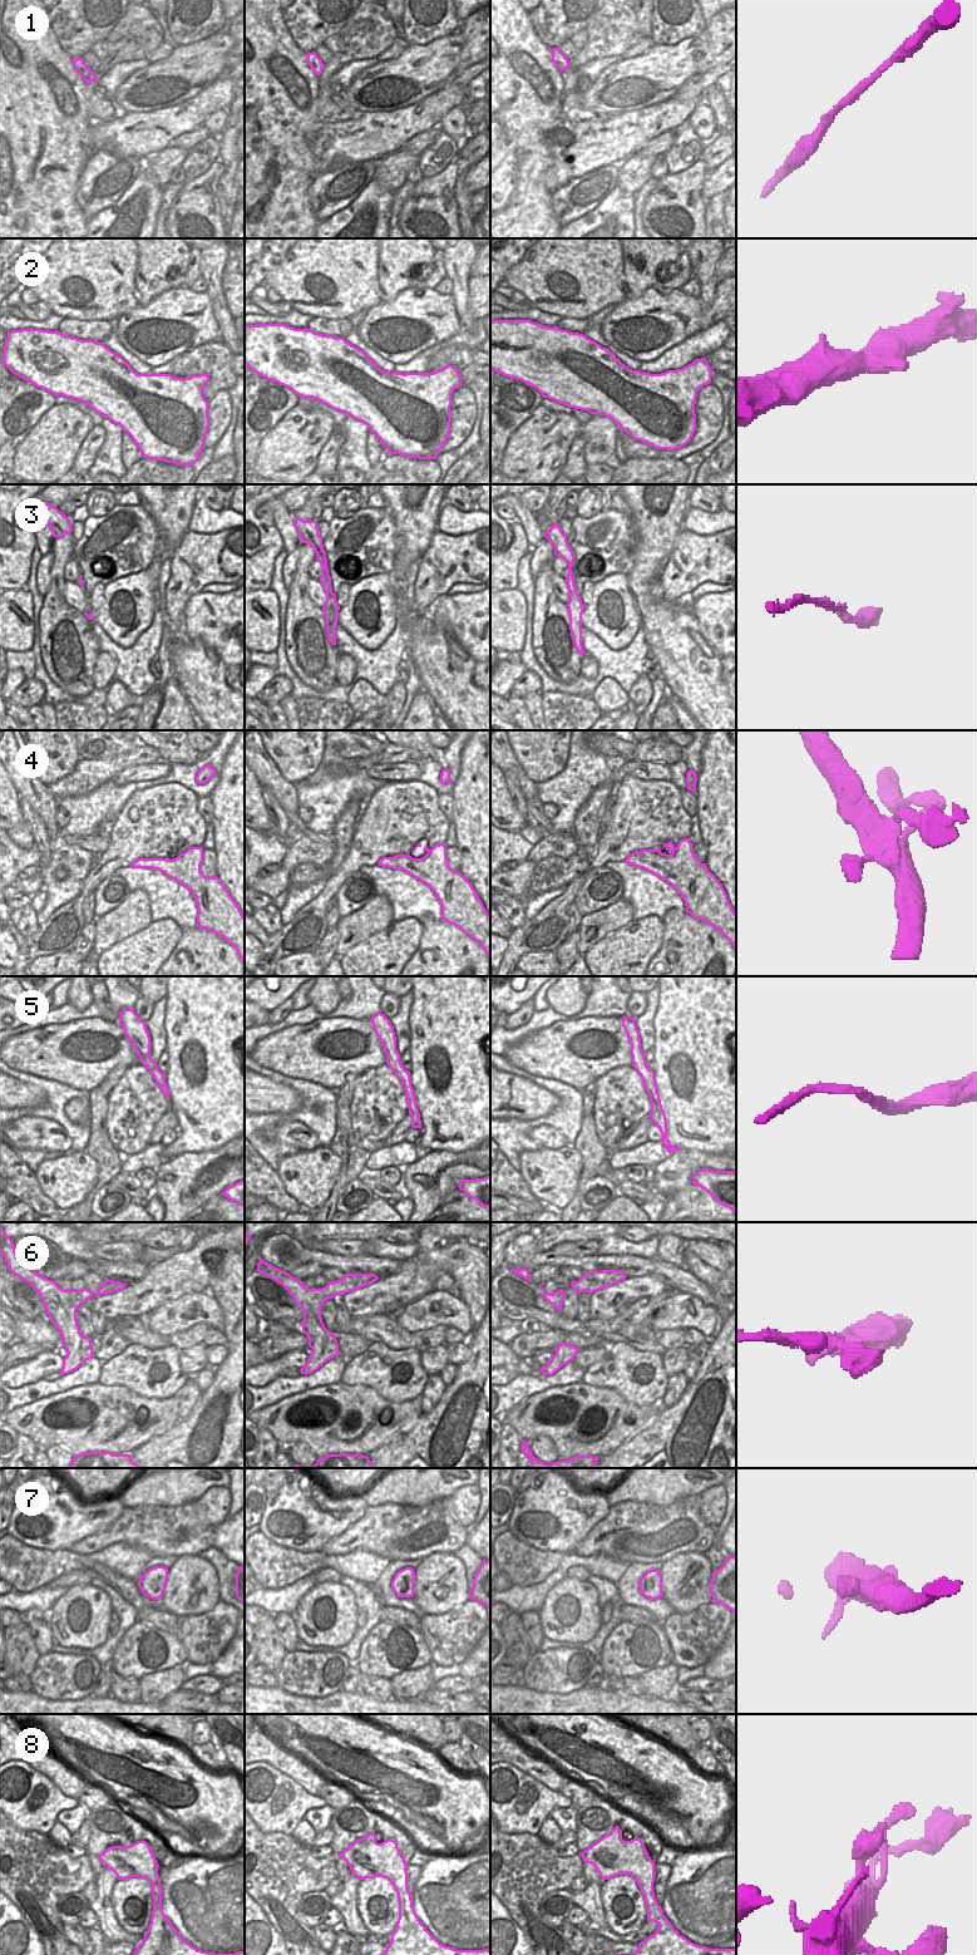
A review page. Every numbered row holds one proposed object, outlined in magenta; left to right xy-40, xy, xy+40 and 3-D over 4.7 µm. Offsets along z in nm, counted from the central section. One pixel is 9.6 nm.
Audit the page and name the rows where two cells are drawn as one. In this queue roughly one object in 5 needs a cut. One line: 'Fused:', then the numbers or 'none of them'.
Fused: none of them

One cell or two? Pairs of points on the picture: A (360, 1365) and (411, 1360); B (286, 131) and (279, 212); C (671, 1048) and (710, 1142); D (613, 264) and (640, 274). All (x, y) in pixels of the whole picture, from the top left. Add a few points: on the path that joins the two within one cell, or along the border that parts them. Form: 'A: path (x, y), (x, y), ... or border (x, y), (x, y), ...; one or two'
A: path (373, 1363), (380, 1355), (399, 1360); one
B: path (281, 151), (281, 182), (279, 192); one
C: path (696, 1064), (697, 1077), (710, 1094), (710, 1116); one
D: border (621, 251), (623, 261), (621, 290), (626, 296); two

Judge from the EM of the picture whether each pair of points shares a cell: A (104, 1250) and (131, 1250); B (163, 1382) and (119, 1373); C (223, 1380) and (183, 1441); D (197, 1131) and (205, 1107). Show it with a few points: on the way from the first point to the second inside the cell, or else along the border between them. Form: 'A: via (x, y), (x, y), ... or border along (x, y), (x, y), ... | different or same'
A: via (110, 1250), (124, 1250) | same
B: via (152, 1387), (137, 1373), (131, 1373) | same
C: via (211, 1395), (203, 1404), (193, 1426) | same
D: via (203, 1124), (205, 1113) | same

